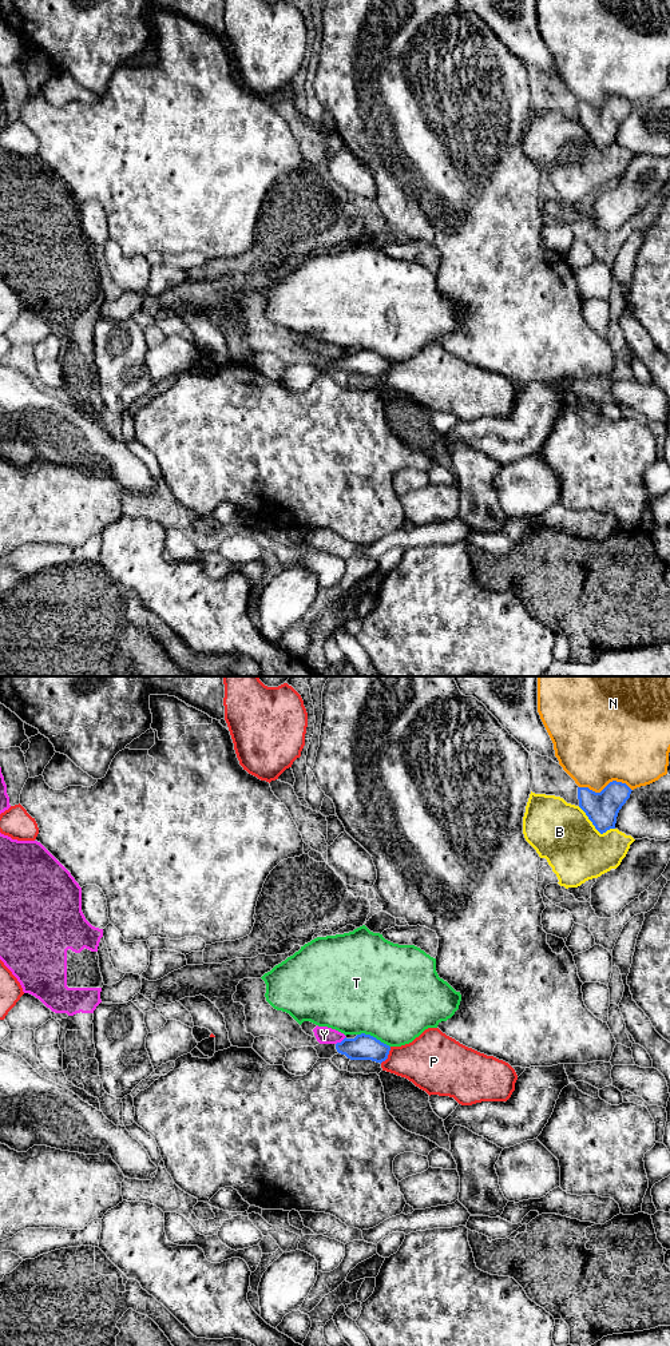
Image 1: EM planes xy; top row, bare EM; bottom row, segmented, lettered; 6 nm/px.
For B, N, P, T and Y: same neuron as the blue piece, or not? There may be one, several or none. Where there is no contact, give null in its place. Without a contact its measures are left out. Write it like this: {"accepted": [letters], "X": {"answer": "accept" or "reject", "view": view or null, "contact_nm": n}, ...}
{"accepted": [], "B": {"answer": "reject", "view": "xy", "contact_nm": 260}, "N": {"answer": "reject", "view": "xy", "contact_nm": 320}, "P": {"answer": "reject", "view": "xy", "contact_nm": 120}, "T": {"answer": "reject", "view": "xy", "contact_nm": 220}, "Y": {"answer": "reject", "view": "xy", "contact_nm": 80}}

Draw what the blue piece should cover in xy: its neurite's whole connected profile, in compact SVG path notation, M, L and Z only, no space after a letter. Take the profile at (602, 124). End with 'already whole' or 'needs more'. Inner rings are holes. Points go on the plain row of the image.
M610 98L600 108L588 103L578 103L579 123L586 128L595 144L603 150L615 144L617 132L630 114L631 104L622 98Z; already whole

